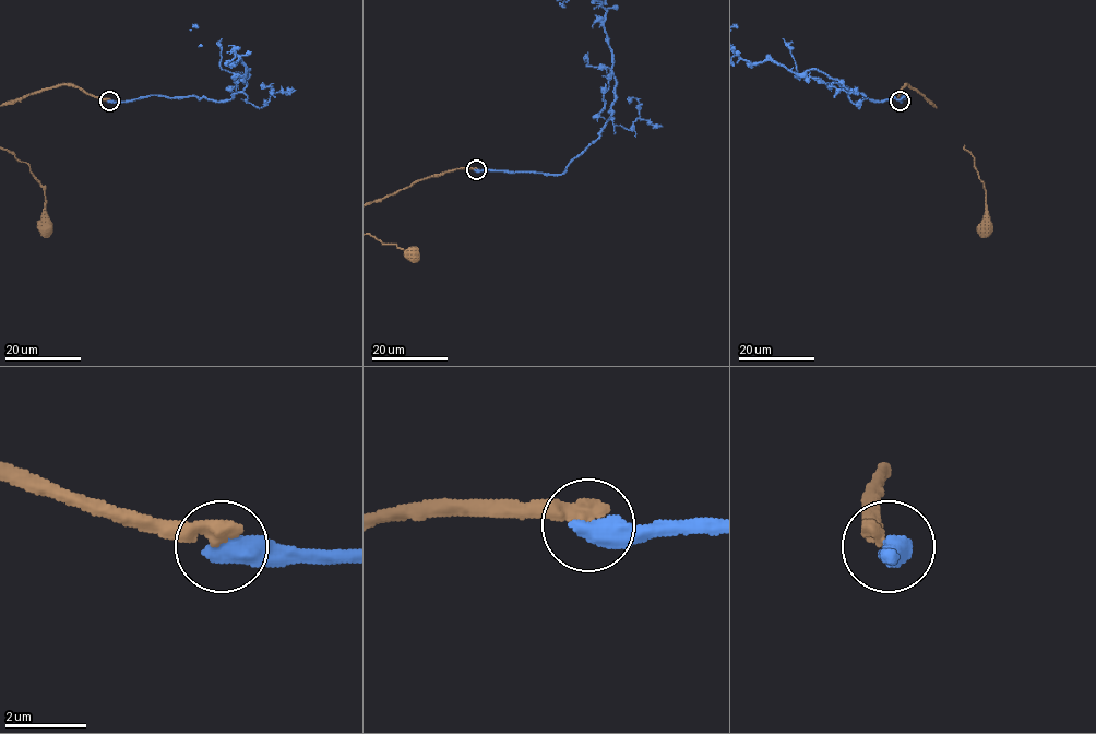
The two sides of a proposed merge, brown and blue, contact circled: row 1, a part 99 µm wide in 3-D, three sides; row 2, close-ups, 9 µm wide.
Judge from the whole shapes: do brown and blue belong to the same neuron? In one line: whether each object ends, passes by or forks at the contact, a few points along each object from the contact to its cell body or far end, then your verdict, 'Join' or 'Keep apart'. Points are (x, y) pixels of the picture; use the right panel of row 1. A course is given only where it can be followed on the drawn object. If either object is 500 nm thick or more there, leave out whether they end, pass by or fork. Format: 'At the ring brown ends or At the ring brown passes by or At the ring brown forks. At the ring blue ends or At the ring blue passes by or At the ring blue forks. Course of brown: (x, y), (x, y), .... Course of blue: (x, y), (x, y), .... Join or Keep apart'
Course of blue: (901, 101), (904, 95), (871, 101), (817, 70), (796, 73), (770, 60), (751, 63). Keep apart

